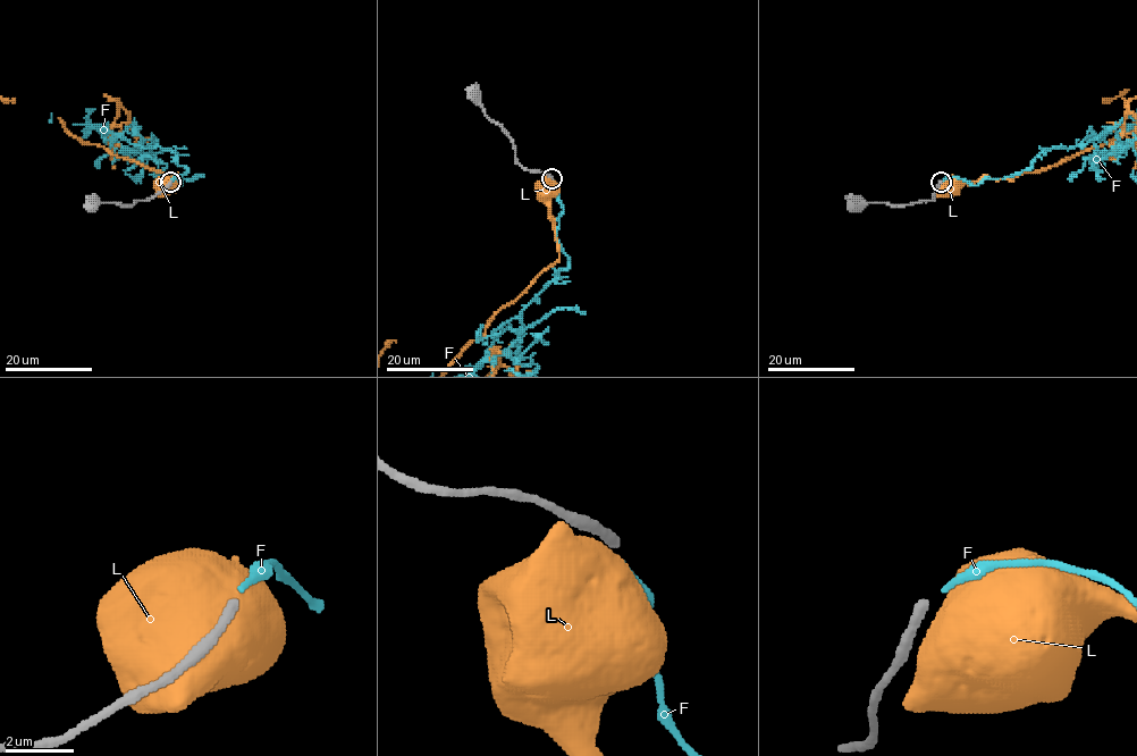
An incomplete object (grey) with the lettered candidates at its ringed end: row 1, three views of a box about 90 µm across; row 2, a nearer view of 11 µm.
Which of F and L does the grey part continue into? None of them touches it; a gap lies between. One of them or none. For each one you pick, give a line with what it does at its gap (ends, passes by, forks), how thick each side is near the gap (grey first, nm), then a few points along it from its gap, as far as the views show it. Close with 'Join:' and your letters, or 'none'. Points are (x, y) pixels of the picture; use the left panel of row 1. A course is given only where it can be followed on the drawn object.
Join: none

